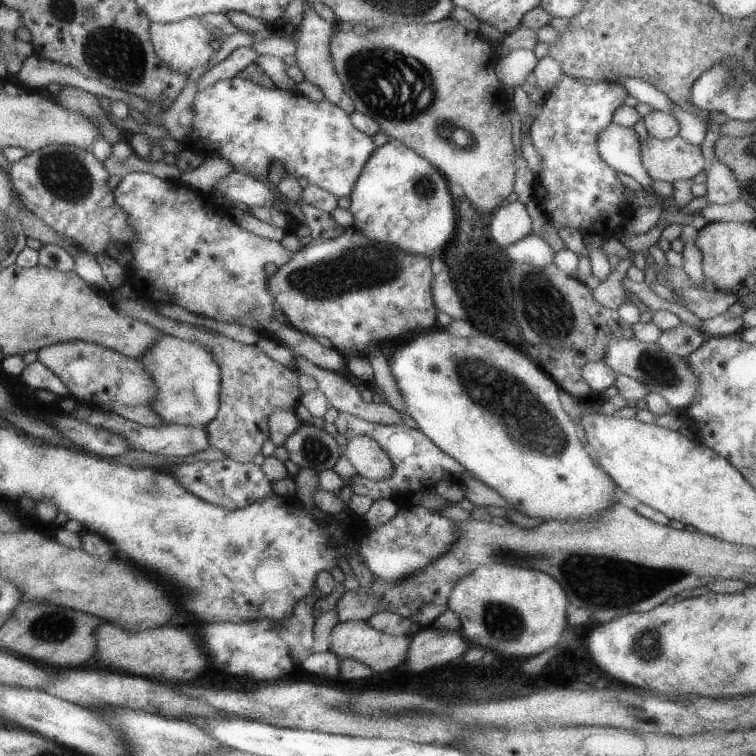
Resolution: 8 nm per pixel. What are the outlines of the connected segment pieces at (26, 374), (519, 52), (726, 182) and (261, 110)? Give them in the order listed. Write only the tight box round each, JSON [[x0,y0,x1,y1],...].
[[20,360,69,397],[496,49,537,87],[703,158,741,205],[179,77,377,197]]

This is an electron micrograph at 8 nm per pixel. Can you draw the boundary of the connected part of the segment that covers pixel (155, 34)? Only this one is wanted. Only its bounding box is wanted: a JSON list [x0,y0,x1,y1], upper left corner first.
[149,17,216,73]

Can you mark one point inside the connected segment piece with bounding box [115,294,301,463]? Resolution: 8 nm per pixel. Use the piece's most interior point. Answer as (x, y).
(252, 386)

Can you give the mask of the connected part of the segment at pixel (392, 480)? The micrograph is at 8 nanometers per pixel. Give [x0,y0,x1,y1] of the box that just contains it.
[333,413,473,501]

